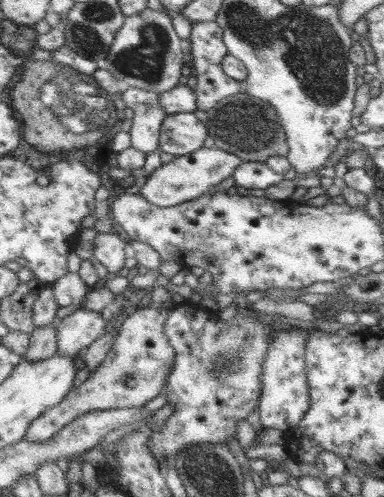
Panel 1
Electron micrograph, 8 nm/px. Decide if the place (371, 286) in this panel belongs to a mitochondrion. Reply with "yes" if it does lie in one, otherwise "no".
no

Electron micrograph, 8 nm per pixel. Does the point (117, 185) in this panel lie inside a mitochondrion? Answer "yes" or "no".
no

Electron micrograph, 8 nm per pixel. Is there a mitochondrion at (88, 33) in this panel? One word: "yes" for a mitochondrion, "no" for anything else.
yes

